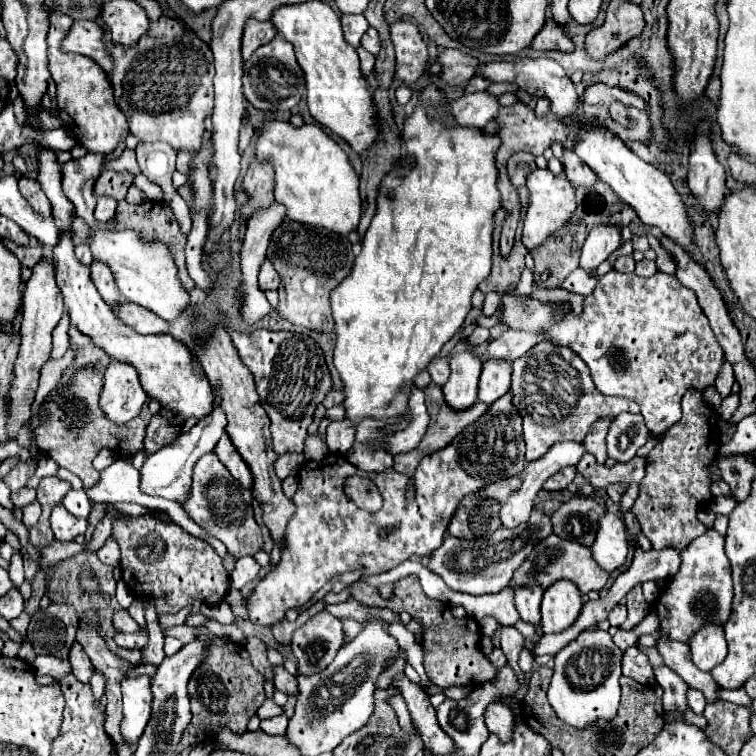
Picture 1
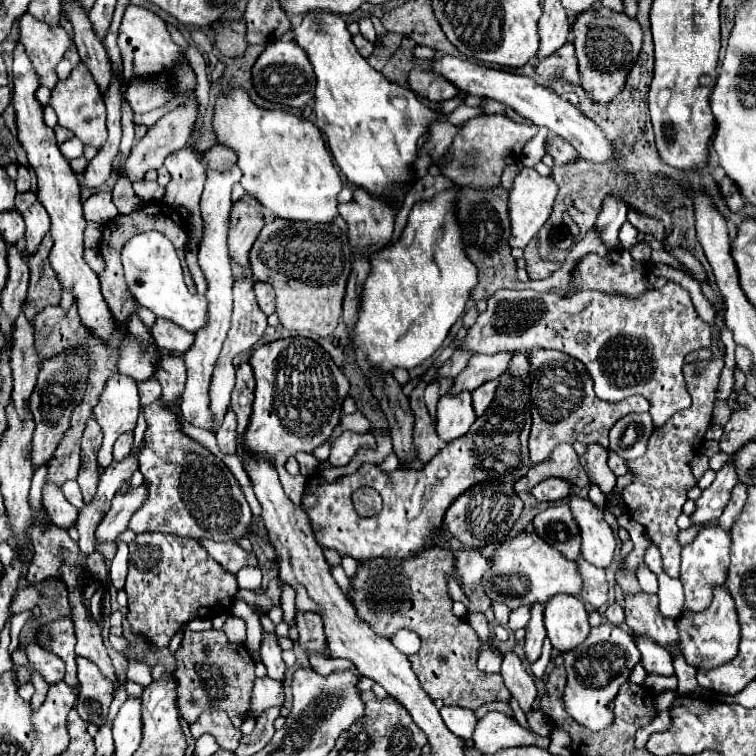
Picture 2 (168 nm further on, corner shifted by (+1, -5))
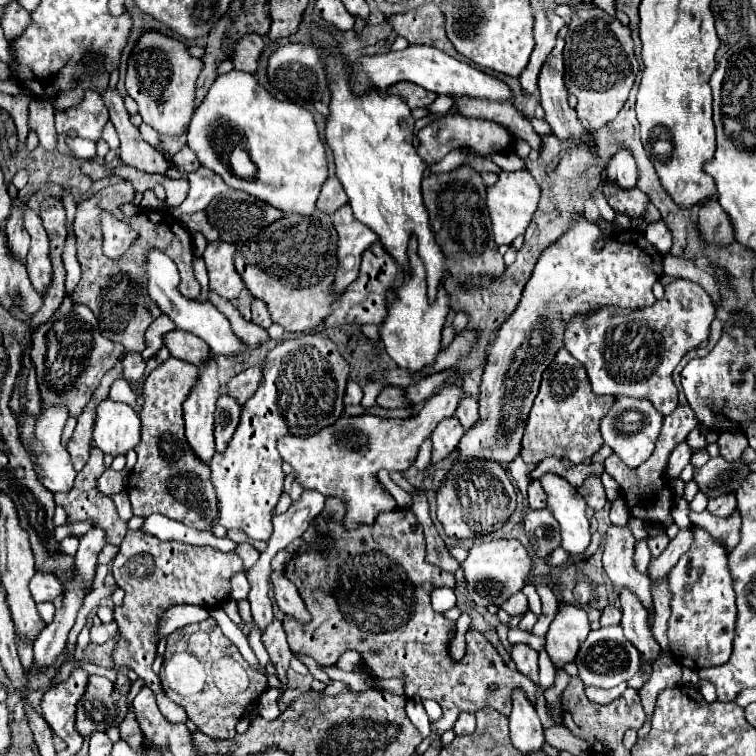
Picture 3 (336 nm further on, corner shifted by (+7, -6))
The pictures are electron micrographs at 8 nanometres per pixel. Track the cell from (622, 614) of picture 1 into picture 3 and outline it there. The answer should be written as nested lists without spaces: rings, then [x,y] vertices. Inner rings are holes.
[[[608,604],[602,612],[602,618],[600,618],[600,624],[602,626],[612,626],[612,624],[620,624],[620,618],[622,618],[622,612],[618,606],[612,606]]]

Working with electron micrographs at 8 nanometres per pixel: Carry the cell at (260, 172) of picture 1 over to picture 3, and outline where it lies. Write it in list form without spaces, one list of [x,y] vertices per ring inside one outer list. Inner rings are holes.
[[[216,240],[210,242],[202,254],[210,276],[210,290],[218,292],[226,300],[234,300],[244,288],[240,274],[234,270],[234,252],[236,244]]]

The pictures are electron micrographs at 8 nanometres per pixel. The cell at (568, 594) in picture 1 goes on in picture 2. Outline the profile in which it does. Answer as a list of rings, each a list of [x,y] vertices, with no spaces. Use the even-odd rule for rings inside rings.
[[[560,593],[560,597],[552,597],[552,601],[548,601],[544,625],[552,647],[558,653],[568,653],[568,649],[580,645],[590,633],[584,603],[578,597],[566,593]]]

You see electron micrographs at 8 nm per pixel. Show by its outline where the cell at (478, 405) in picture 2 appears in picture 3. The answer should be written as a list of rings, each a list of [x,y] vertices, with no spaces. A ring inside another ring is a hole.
[[[466,396],[460,400],[460,406],[456,410],[456,416],[460,420],[460,424],[468,430],[470,426],[476,424],[478,420],[478,398],[476,396]]]

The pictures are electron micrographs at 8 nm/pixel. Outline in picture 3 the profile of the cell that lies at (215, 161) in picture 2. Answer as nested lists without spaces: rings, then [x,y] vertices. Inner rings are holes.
[[[184,146],[178,154],[174,154],[174,162],[180,166],[180,170],[184,172],[192,172],[192,170],[198,170],[200,168],[200,162],[198,162],[198,156],[188,148]]]

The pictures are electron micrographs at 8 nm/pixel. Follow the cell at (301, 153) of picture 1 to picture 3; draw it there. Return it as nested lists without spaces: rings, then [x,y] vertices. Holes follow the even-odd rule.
[[[240,70],[218,76],[210,86],[188,126],[188,144],[202,166],[220,174],[230,188],[254,194],[284,214],[310,216],[316,210],[320,188],[328,178],[326,148],[318,136],[312,112],[292,102],[278,102],[262,86],[258,86],[252,74]],[[218,120],[232,128],[244,128],[244,148],[256,164],[256,176],[252,180],[236,178],[230,166],[222,160],[222,146],[216,138]]]

